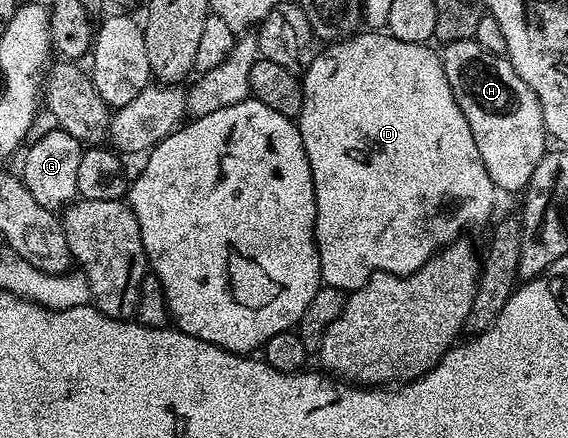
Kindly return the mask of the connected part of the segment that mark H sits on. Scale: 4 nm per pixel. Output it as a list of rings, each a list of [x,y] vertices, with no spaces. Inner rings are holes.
[[[473,38],[445,44],[440,54],[444,65],[444,77],[448,77],[448,85],[468,121],[468,129],[472,129],[476,149],[480,149],[484,169],[488,169],[488,177],[499,192],[525,192],[532,181],[532,173],[536,173],[536,165],[540,165],[543,155],[548,150],[546,122],[536,93],[532,93],[530,86],[518,76],[516,69],[505,55],[488,53],[488,49],[484,49]]]

